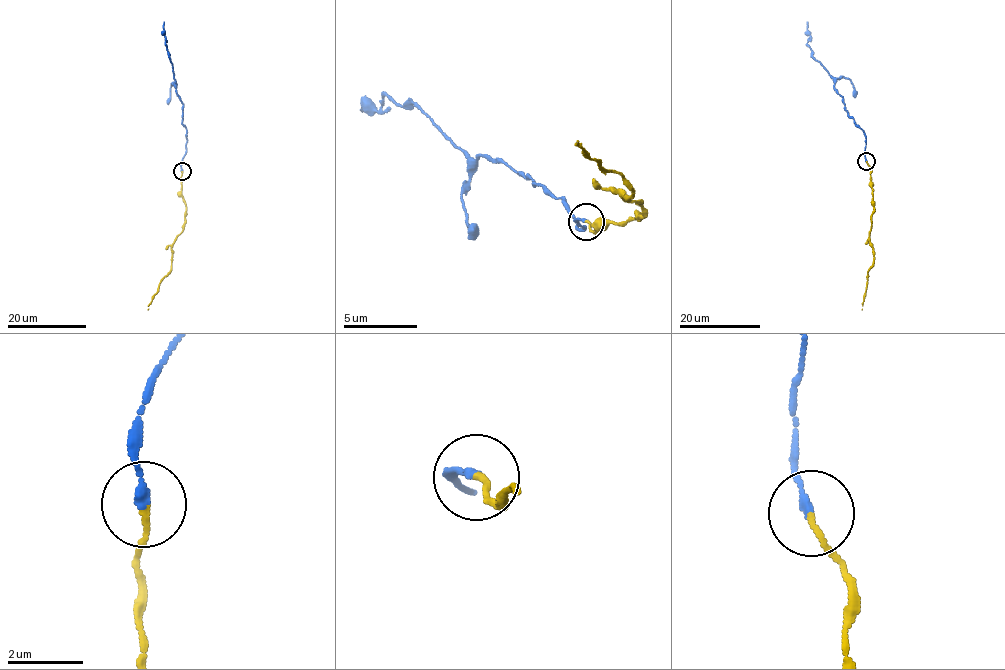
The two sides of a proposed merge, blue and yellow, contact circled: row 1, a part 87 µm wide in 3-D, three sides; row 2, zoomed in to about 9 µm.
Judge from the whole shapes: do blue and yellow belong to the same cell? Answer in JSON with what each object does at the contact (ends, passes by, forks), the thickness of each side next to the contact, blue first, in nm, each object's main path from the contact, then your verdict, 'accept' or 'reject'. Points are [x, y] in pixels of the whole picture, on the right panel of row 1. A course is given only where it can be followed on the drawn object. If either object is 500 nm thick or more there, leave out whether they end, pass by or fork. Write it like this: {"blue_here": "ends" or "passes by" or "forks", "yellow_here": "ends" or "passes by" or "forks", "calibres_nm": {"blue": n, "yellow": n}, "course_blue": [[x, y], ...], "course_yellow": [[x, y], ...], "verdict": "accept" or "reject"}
{"blue_here": "ends", "yellow_here": "ends", "calibres_nm": {"blue": 200, "yellow": 160}, "course_blue": [[866, 161], [866, 136], [848, 114], [834, 78], [812, 56], [806, 21]], "course_yellow": [[866, 161], [870, 167], [872, 194], [869, 238], [873, 263], [867, 274], [862, 310]], "verdict": "accept"}

